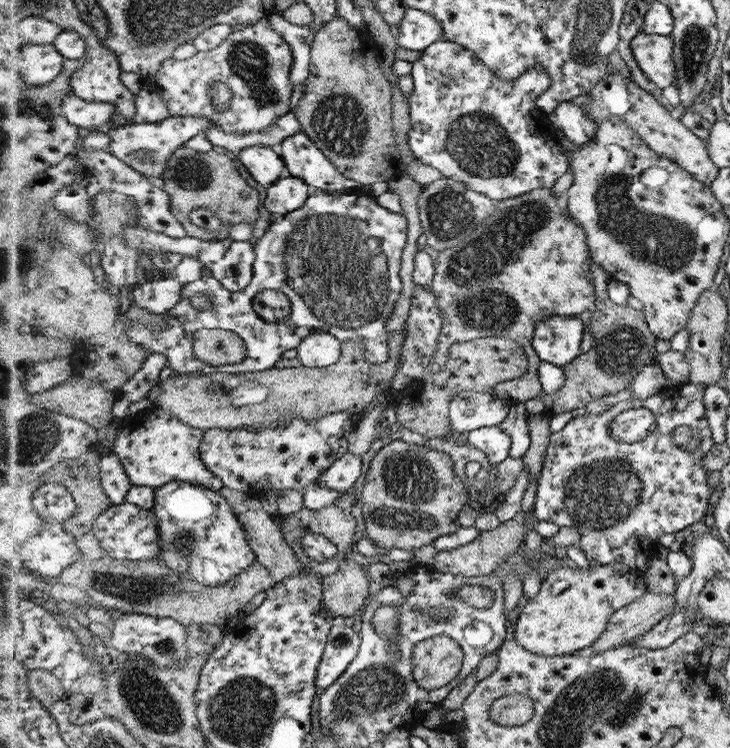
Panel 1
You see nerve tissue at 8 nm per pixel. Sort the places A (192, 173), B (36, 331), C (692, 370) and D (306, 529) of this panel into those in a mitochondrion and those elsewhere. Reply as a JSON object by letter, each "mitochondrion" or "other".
{"A":"mitochondrion","B":"other","C":"other","D":"other"}

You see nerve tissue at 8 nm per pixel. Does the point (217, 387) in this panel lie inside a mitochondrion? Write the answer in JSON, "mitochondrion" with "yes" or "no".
{"mitochondrion":"yes"}

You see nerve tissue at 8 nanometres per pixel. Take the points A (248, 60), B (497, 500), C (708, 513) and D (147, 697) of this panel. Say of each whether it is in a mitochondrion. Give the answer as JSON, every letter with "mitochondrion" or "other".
{"A":"mitochondrion","B":"other","C":"other","D":"mitochondrion"}

